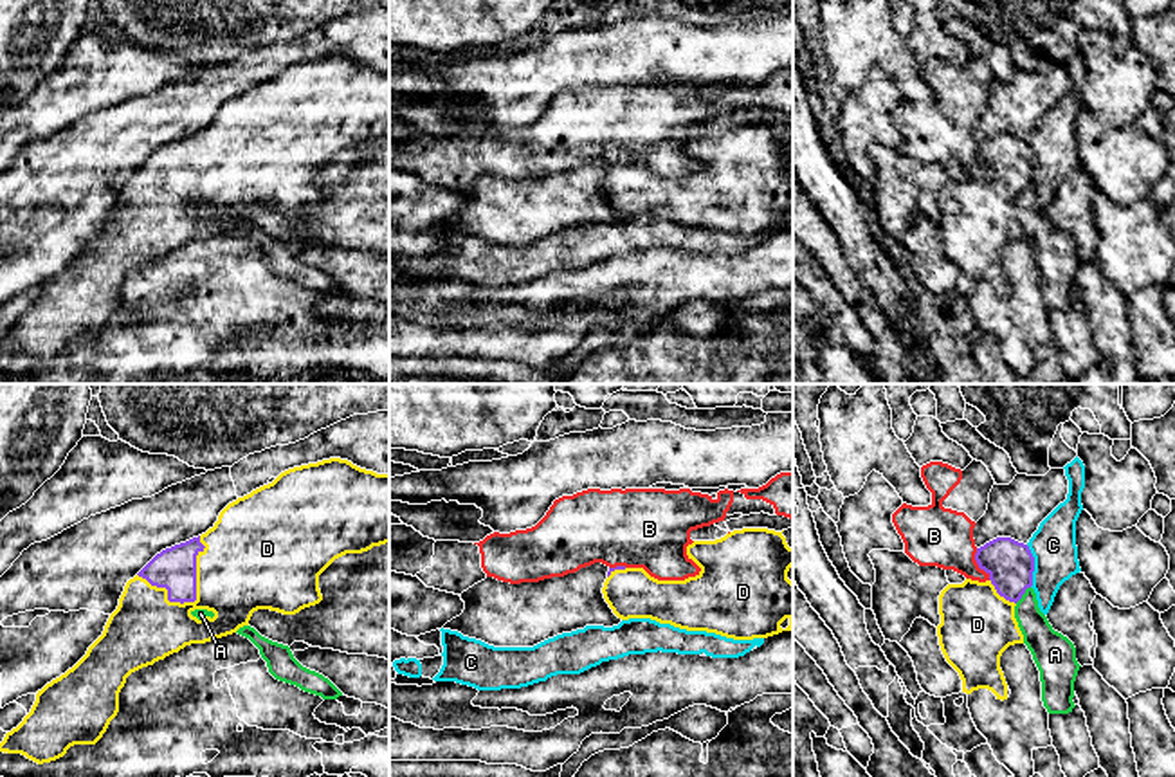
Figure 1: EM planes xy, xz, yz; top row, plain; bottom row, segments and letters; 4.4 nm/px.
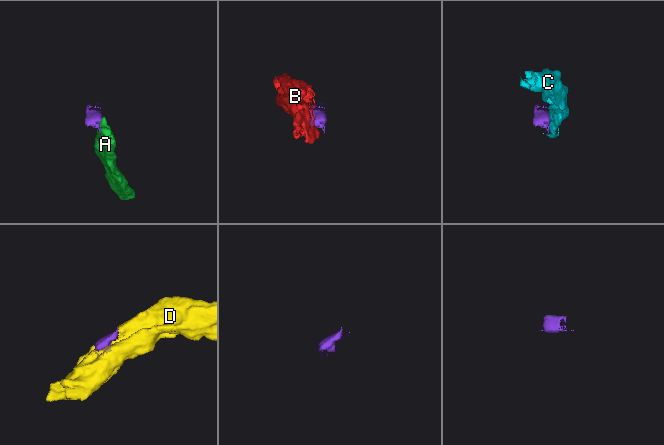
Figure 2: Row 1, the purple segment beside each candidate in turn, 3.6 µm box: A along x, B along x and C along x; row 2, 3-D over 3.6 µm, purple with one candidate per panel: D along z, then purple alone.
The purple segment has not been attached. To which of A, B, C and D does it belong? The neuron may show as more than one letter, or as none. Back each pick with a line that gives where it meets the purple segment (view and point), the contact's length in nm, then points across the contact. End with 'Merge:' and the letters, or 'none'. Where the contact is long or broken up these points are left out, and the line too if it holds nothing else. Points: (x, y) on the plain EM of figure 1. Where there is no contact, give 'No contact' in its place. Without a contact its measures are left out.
D: Touches purple at xy (193, 197). Shared border 340 nm
Merge: D

